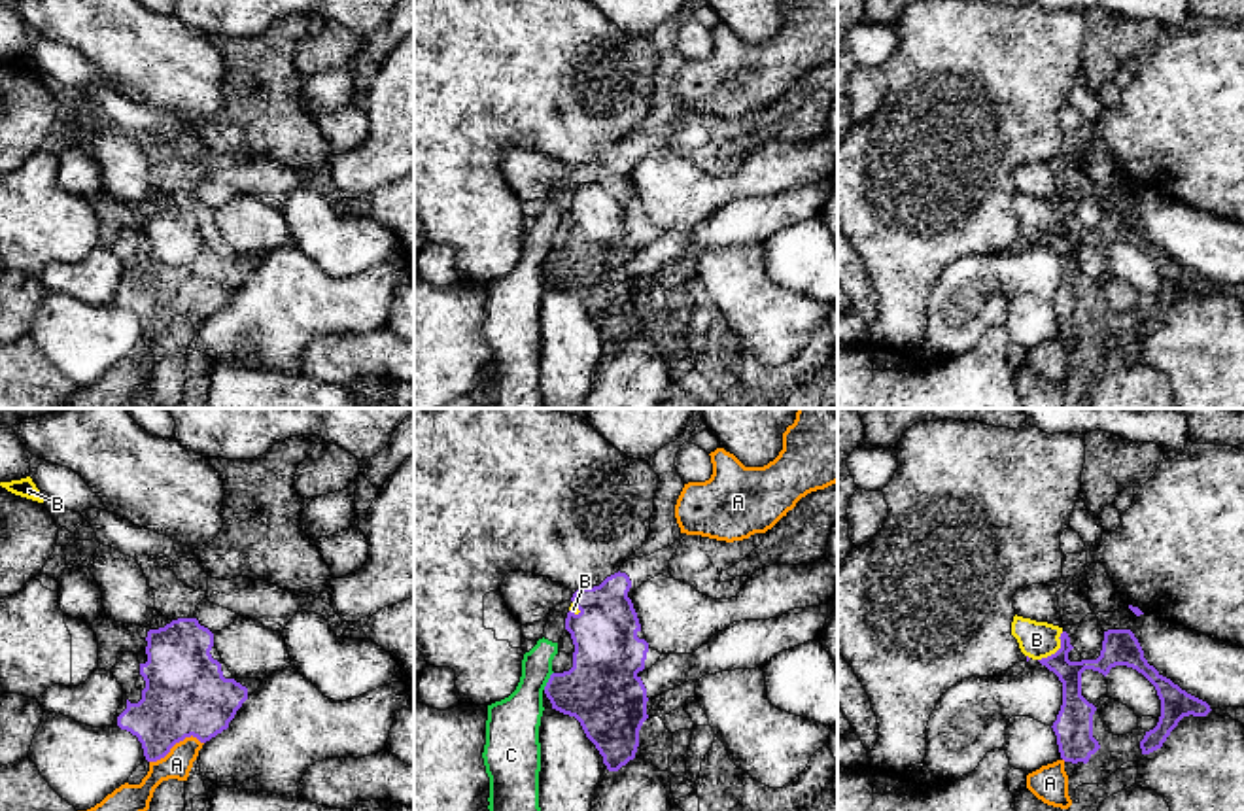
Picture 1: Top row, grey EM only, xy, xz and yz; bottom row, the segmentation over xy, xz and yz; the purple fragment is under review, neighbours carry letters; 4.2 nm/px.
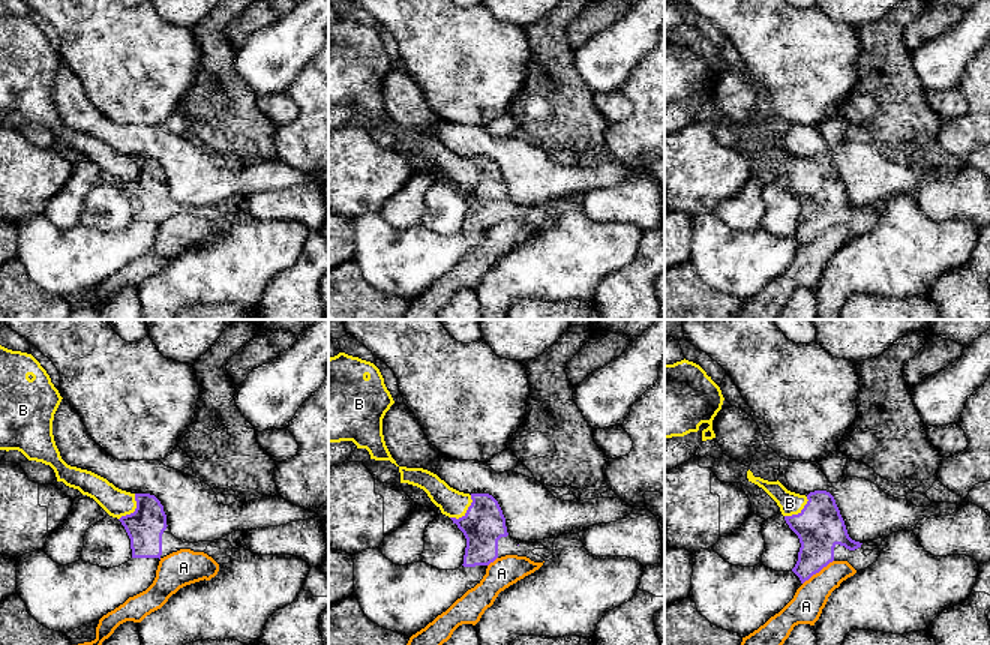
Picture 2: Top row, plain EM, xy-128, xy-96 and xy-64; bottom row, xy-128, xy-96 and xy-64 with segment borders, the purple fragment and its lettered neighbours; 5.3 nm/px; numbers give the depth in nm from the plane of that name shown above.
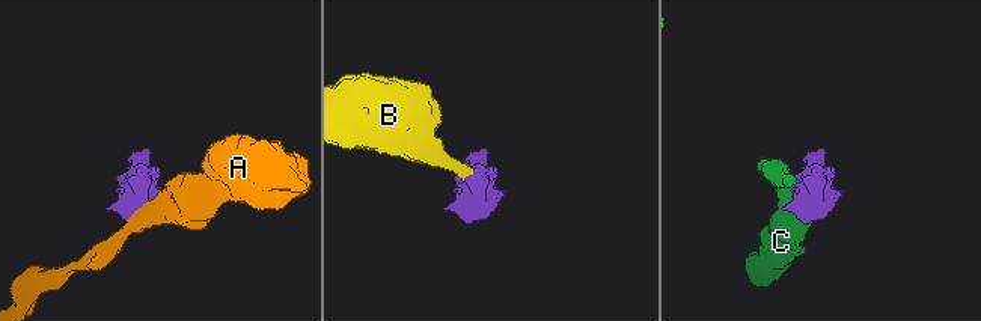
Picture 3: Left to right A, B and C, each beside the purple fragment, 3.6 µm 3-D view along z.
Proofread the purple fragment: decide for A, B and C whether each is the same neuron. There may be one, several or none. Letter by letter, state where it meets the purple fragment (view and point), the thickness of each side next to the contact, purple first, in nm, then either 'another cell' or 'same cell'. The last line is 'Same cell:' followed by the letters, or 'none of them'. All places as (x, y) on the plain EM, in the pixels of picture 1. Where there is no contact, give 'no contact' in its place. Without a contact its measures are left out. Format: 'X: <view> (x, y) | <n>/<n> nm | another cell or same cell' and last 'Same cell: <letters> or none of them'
A: xy (176, 318) | 360/120 nm | another cell
B: yz (1057, 227) | 130/160 nm | same cell
C: xz (549, 258) | 320/220 nm | another cell
Same cell: B

